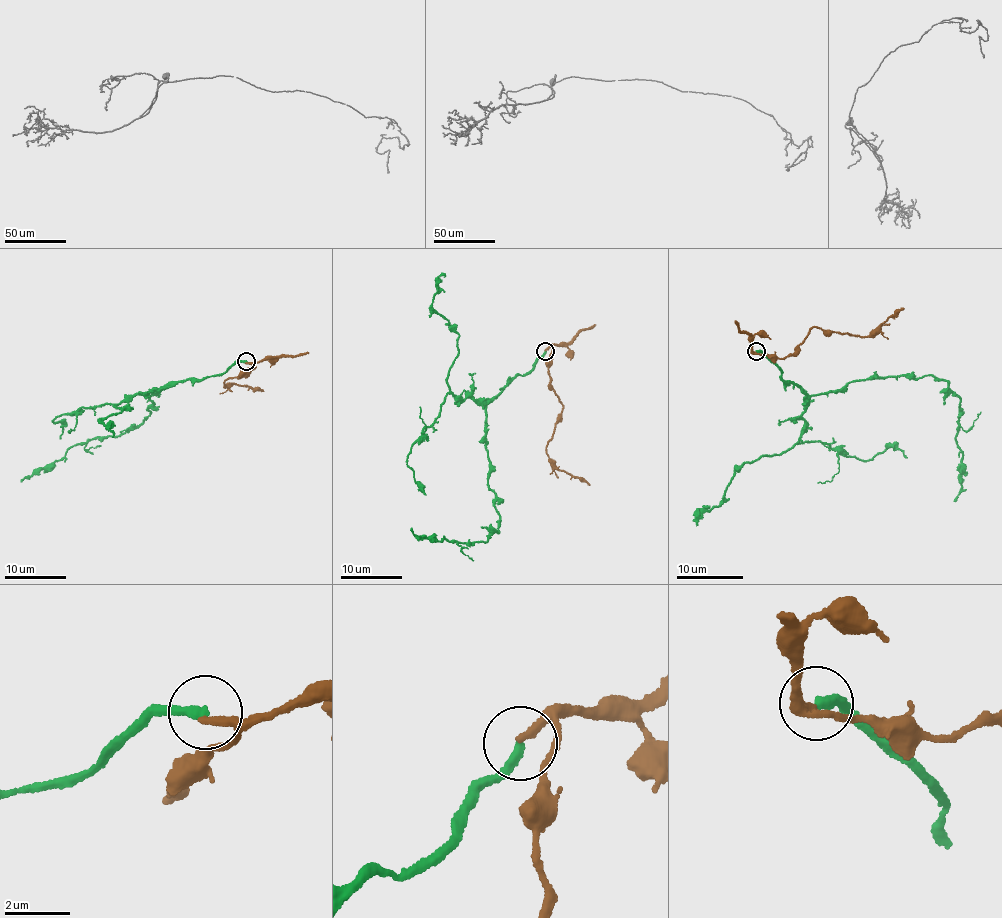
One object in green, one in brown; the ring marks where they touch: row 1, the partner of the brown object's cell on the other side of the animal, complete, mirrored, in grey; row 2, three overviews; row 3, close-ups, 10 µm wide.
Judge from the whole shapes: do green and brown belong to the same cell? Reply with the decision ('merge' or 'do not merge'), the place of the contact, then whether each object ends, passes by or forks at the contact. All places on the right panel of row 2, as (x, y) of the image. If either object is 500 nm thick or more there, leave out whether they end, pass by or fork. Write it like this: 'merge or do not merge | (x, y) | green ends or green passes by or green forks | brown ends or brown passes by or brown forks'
do not merge | (756, 351) | green ends | brown ends

